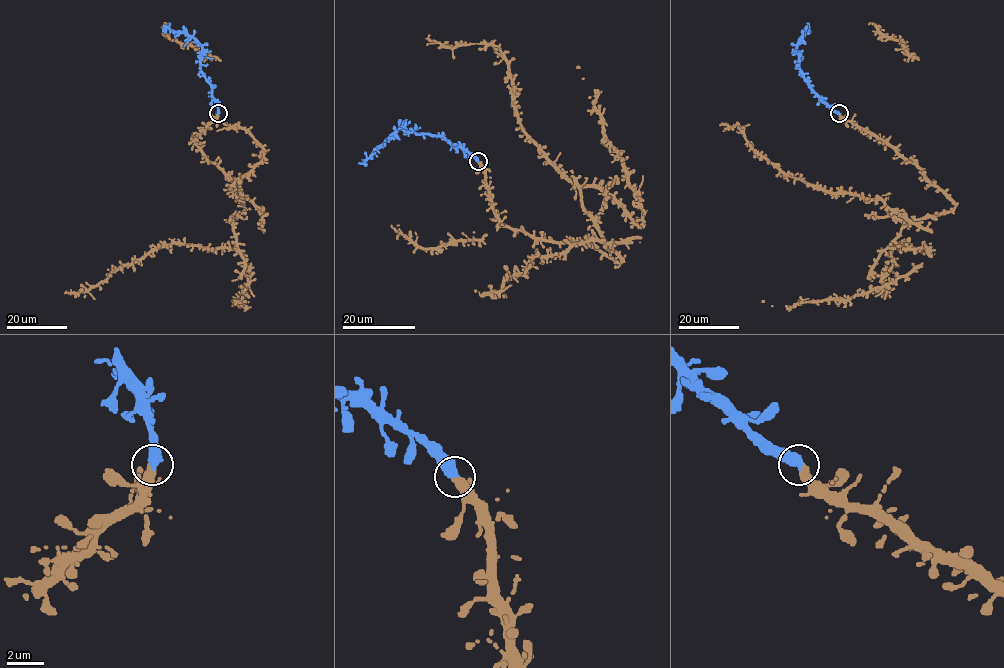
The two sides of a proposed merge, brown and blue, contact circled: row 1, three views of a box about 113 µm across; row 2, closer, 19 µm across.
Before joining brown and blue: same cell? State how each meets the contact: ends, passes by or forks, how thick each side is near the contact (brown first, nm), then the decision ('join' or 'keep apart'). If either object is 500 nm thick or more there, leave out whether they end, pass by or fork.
440/500 nm | join

